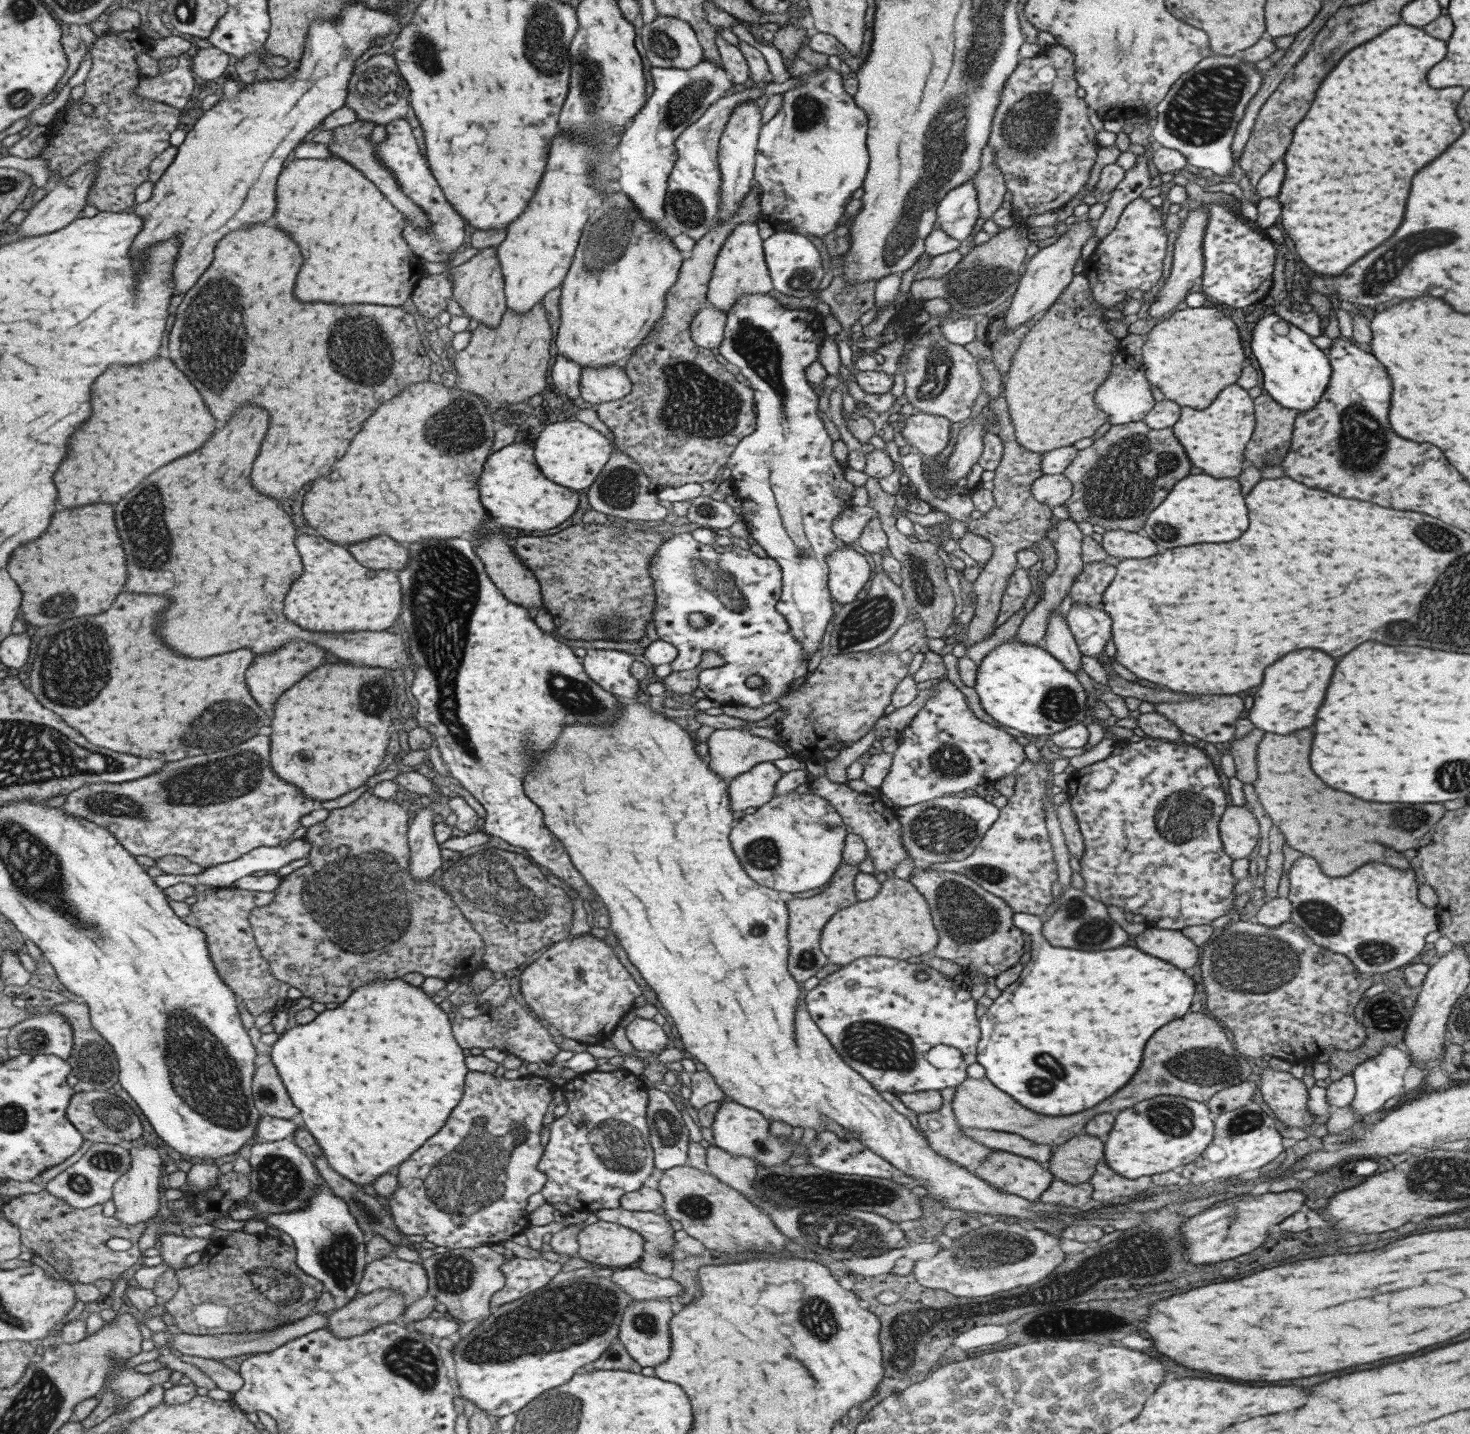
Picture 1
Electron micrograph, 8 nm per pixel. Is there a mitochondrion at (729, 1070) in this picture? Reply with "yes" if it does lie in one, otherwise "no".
no

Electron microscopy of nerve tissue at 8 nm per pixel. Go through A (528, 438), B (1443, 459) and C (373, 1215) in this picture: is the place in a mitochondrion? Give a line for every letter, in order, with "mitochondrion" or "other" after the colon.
A: other
B: other
C: mitochondrion

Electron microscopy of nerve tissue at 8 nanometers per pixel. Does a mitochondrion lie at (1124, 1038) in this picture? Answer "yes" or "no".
no

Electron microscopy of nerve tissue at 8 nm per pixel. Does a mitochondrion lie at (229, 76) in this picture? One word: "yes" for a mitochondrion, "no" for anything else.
no

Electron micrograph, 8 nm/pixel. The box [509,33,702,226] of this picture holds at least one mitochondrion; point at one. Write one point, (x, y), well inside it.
(587, 70)

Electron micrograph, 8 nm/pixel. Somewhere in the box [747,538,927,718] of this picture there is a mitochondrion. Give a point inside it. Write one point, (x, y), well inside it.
(868, 620)

